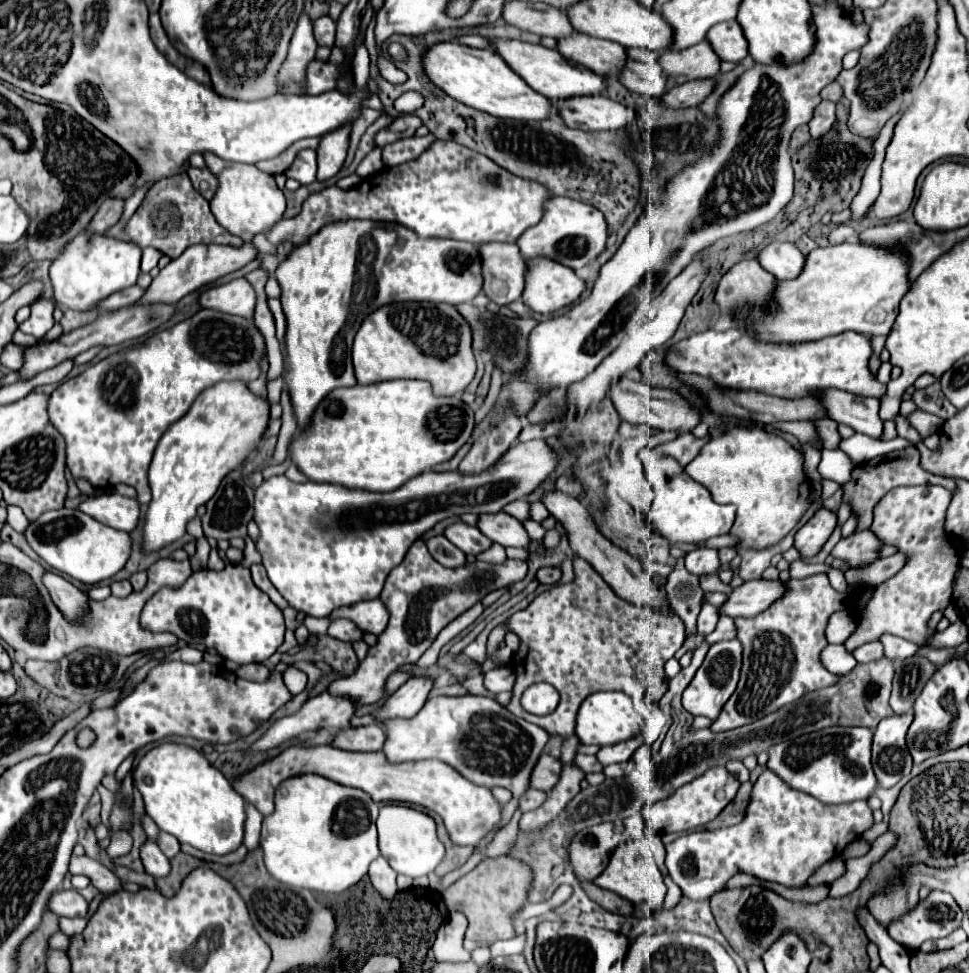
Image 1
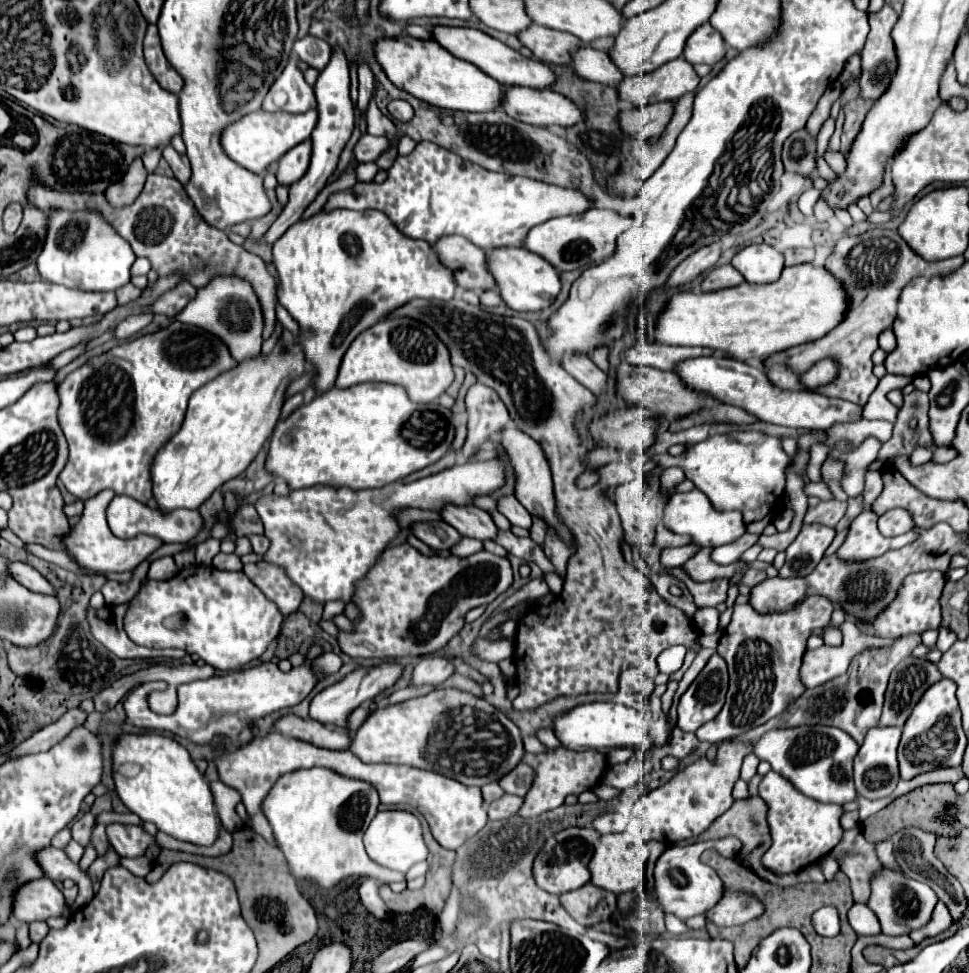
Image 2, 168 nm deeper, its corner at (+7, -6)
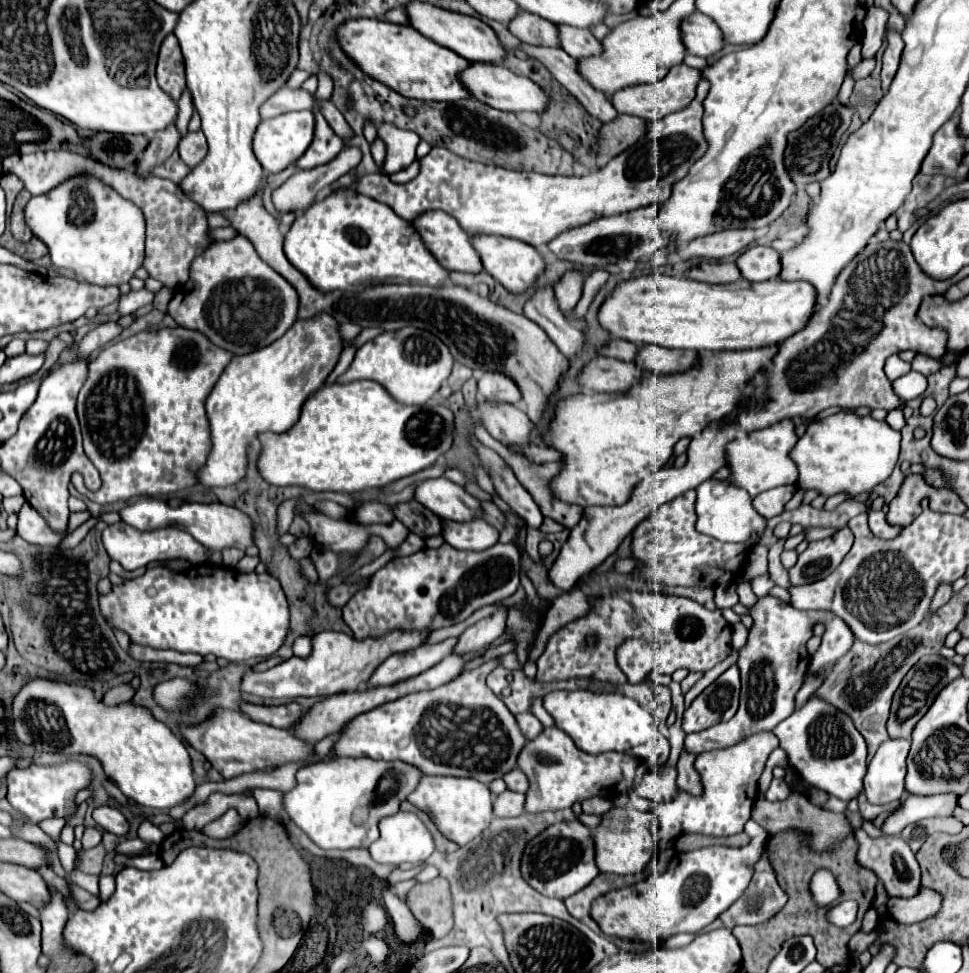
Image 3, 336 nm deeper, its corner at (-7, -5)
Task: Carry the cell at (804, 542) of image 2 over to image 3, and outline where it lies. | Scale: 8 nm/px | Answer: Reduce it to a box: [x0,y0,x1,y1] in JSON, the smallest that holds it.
[790,527,854,585]

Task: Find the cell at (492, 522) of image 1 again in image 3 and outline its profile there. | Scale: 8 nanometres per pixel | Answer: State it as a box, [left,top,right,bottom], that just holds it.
[414,477,482,521]

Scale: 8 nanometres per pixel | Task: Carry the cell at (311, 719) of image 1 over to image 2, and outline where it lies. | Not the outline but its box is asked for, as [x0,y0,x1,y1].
[310,664,402,724]

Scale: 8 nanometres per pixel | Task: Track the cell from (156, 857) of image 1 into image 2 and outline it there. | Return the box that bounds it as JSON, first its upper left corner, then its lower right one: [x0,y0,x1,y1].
[108,824,152,858]

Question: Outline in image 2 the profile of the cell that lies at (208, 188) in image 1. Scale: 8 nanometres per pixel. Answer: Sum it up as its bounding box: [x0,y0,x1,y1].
[162,146,192,184]

